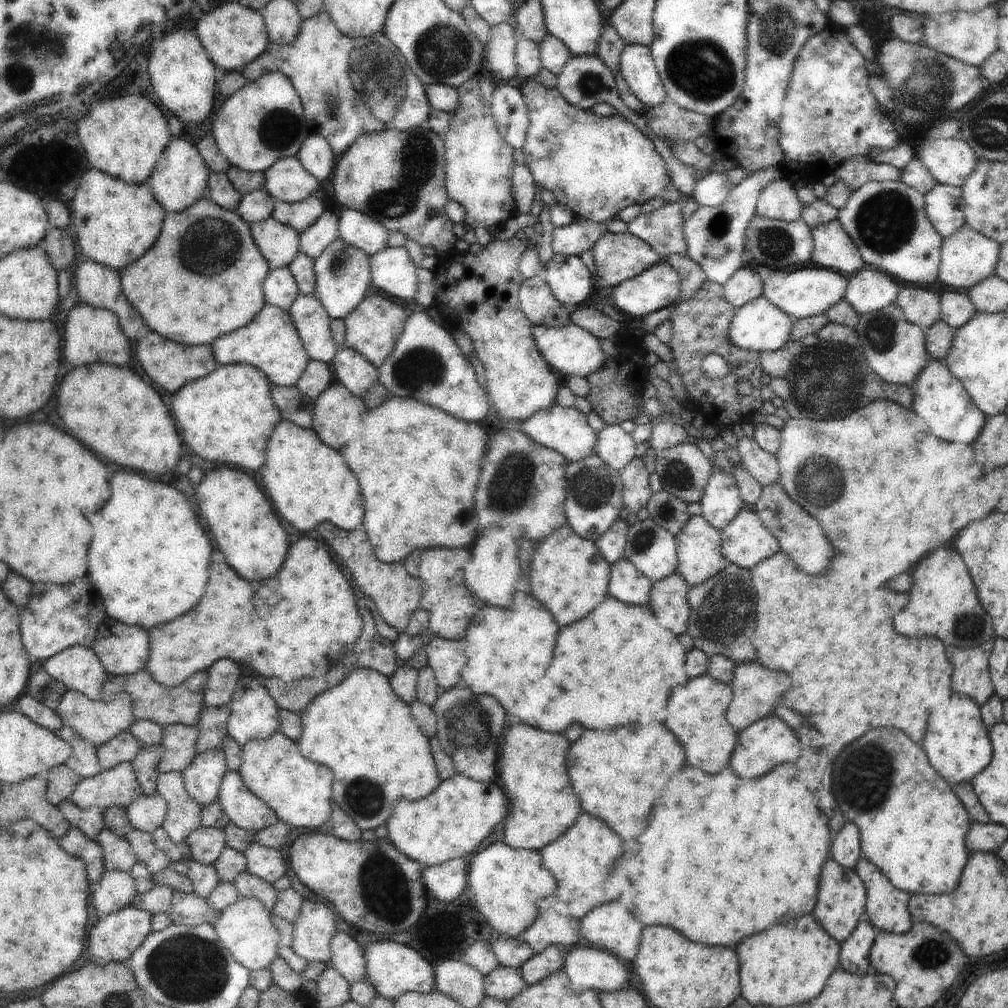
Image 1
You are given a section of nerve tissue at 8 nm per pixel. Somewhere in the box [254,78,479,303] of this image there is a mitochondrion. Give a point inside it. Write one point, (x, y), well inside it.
(419, 161)

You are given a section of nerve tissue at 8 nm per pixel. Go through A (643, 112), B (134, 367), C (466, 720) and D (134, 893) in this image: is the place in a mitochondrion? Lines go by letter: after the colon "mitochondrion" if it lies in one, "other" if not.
A: other
B: other
C: mitochondrion
D: other

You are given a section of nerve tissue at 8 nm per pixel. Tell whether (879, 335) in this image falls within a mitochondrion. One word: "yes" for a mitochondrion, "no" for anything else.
yes

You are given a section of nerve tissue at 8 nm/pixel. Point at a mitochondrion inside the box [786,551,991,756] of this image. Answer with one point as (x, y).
(968, 627)

